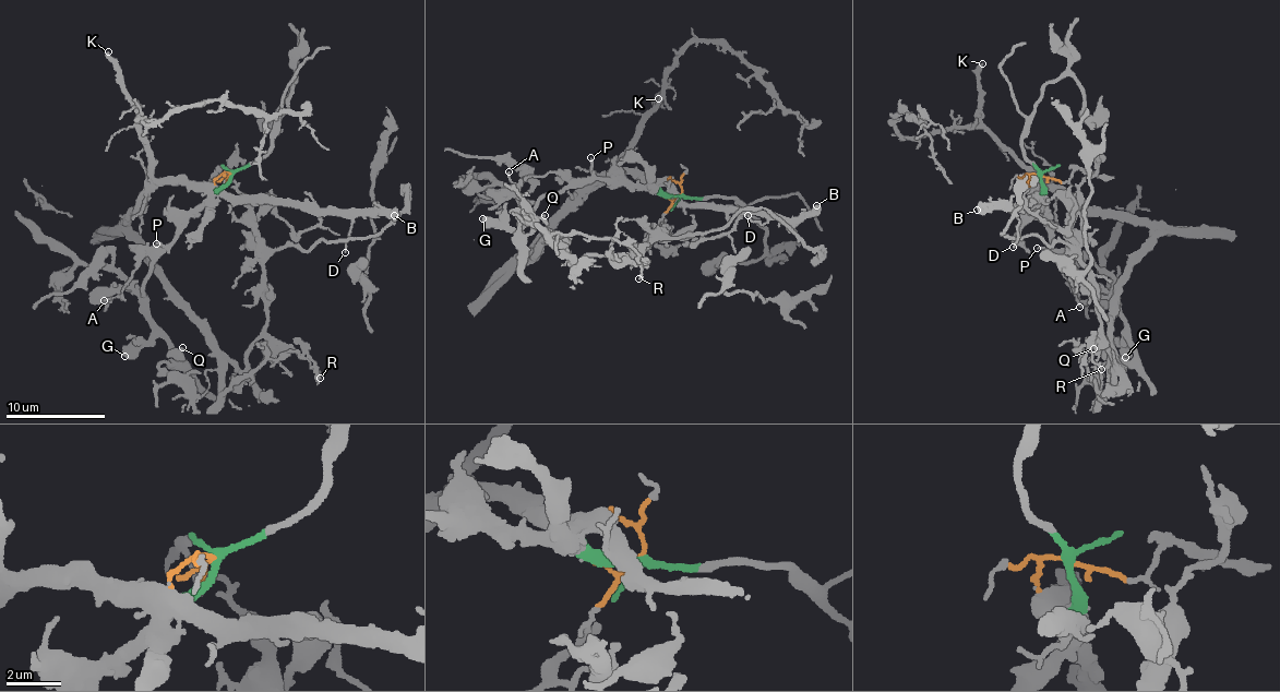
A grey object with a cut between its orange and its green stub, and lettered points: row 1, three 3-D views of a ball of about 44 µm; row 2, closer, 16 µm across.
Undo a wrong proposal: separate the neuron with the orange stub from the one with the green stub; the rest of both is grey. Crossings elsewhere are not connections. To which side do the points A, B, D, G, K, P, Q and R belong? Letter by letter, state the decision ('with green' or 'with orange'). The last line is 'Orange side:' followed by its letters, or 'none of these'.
A: with green
B: with orange
D: with orange
G: with green
K: with orange
P: with green
Q: with green
R: with orange
Orange side: B, D, K, R

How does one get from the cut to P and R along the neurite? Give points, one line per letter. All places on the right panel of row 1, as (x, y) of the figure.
P: (1039, 175), (1048, 201), (1047, 219), (1053, 240), (1049, 249), (1037, 249)
R: (1039, 175), (1031, 186), (1150, 228), (1109, 326), (1108, 385), (1090, 381), (1078, 354), (1083, 346), (1102, 369)

